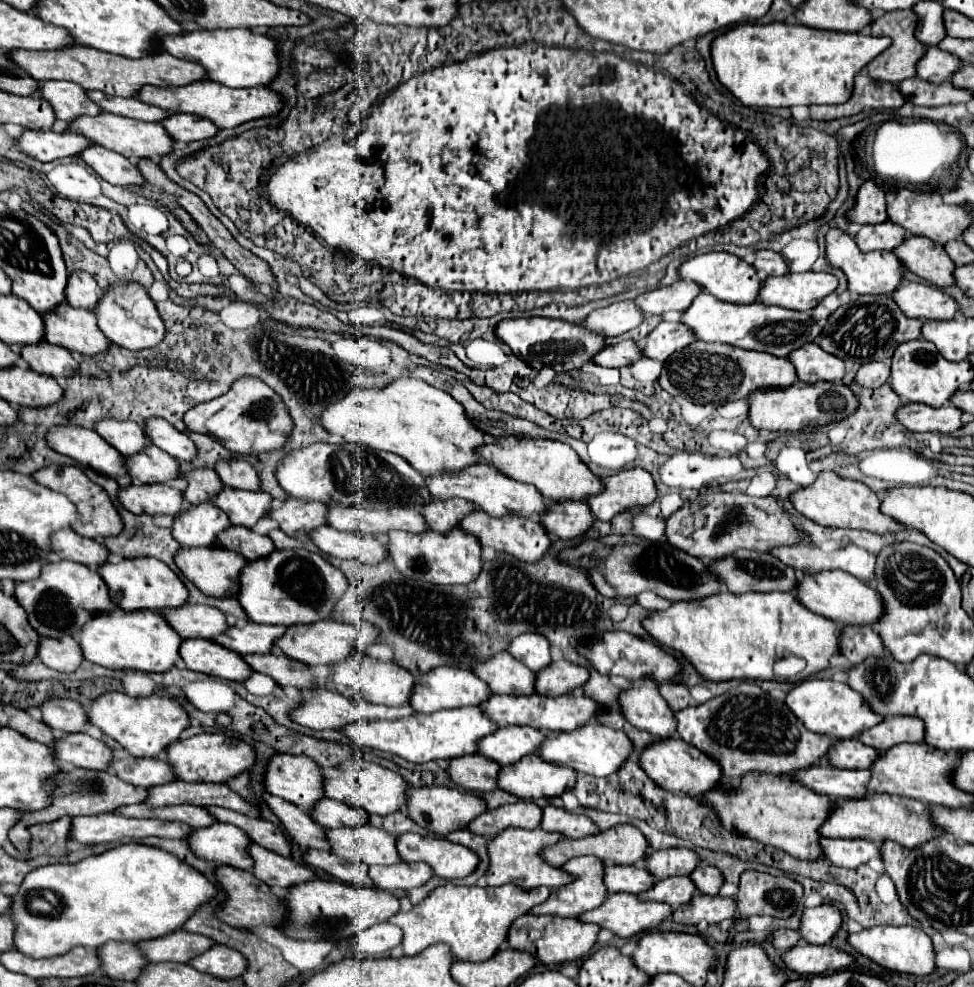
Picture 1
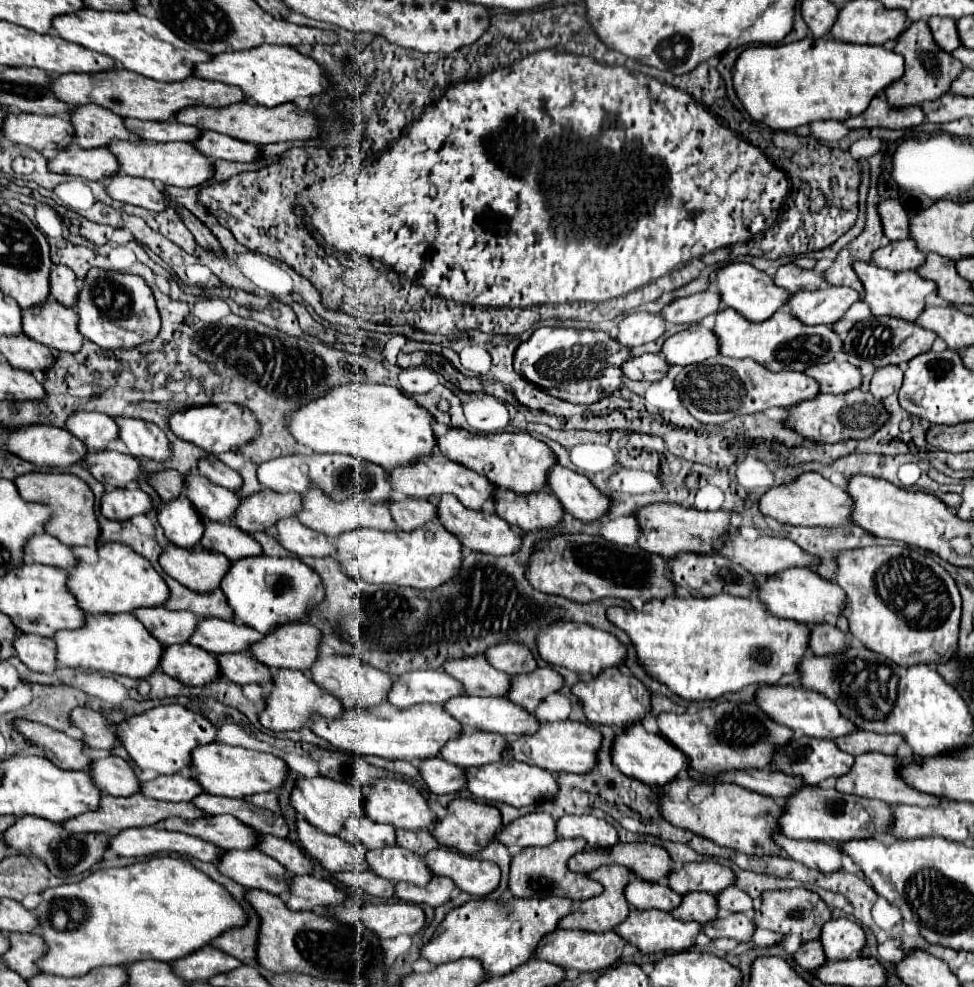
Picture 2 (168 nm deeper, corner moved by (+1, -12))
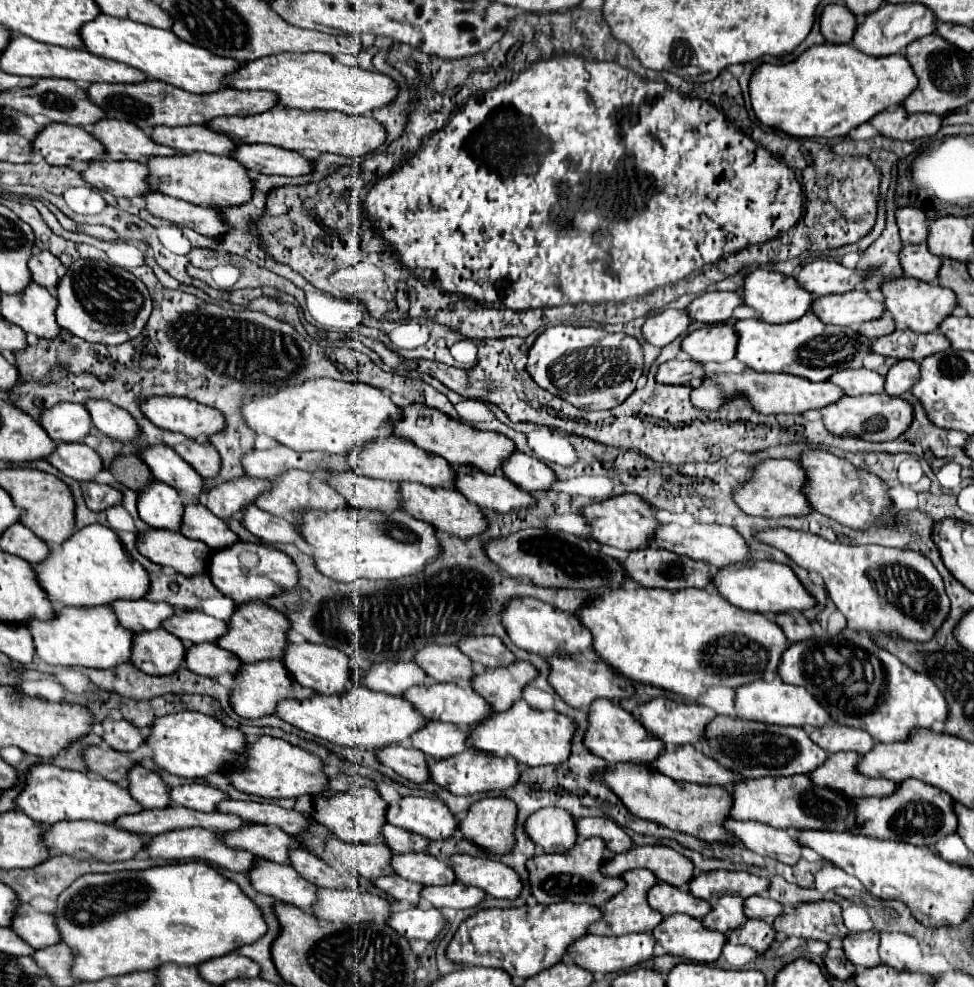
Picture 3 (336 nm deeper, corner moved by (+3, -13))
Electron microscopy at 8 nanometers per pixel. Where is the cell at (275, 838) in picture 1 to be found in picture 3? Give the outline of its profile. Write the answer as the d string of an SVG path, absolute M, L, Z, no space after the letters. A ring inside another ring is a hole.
M292 848L290 854L290 866L308 882L324 888L348 888L348 890L360 890L358 878L352 874L340 874L334 868L330 868L326 862L322 862L318 856L310 854L304 848Z

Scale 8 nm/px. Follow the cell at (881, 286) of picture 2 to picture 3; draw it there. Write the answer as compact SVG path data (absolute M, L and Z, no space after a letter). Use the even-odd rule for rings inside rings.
M890 278L880 286L884 294L884 308L890 312L896 328L908 328L912 332L934 332L938 324L956 308L956 296L952 290L938 286L936 282L920 282L916 278Z

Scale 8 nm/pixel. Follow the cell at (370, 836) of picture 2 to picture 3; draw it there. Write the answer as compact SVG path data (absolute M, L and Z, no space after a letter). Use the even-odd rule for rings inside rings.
M392 824L382 826L382 842L394 852L394 854L404 854L404 852L424 852L428 840L420 834L410 834L408 830L396 828Z

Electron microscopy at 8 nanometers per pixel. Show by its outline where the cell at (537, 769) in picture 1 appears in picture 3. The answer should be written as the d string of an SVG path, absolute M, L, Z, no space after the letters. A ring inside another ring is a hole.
M472 748L456 758L446 758L444 762L434 762L432 758L428 758L428 768L432 774L432 782L440 784L452 794L480 794L494 790L504 792L508 788L514 788L522 776L522 768L514 758L496 758L492 754L480 754Z

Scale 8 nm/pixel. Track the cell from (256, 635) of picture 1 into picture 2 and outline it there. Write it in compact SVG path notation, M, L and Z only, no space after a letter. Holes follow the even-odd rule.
M206 617L198 621L194 633L190 635L190 643L202 647L210 655L220 653L246 653L248 647L260 641L264 635L256 629L234 621L222 621L216 617Z

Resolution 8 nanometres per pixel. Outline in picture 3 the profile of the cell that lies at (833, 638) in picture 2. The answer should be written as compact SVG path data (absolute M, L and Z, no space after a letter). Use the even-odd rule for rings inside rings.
M802 612L800 614L778 614L776 622L782 626L782 630L784 630L790 644L804 642L804 640L814 636L812 620L808 620Z

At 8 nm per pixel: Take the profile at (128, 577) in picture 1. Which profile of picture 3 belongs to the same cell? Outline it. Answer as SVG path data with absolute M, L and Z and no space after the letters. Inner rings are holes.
M92 524L76 530L60 550L50 550L50 556L34 566L38 582L44 586L56 610L62 606L108 606L116 600L140 600L150 592L148 572L136 562L118 534L102 524Z

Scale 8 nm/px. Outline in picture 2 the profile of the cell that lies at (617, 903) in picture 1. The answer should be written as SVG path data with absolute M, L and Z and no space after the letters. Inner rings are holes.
M658 909L650 911L630 911L628 919L620 923L616 929L626 941L636 945L642 953L678 953L678 951L688 951L696 945L696 937L702 933L702 925L694 921L678 921L670 913L662 913Z

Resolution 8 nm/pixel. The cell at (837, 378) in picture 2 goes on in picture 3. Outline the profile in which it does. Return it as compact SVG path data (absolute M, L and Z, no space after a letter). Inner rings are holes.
M846 368L828 378L832 384L844 390L846 396L860 394L882 394L884 392L884 376L866 368Z

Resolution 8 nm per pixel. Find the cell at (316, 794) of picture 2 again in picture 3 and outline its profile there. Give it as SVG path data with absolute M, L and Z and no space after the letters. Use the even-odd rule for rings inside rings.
M356 788L352 792L330 792L324 790L320 796L314 796L312 800L314 812L312 818L326 826L336 838L344 842L362 842L362 844L376 844L380 842L380 826L386 824L384 808L388 806L374 788Z

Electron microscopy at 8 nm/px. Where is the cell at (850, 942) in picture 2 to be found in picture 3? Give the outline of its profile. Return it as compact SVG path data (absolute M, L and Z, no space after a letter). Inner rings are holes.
M850 932L842 940L846 960L856 966L856 970L866 970L868 966L880 964L878 958L878 932Z

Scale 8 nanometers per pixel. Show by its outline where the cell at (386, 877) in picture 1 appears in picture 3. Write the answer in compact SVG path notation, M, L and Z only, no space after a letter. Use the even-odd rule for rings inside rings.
M452 882L446 886L424 886L420 892L420 898L424 898L426 902L430 902L434 908L474 908L482 902L486 894L480 888L472 888L466 886L462 882Z

